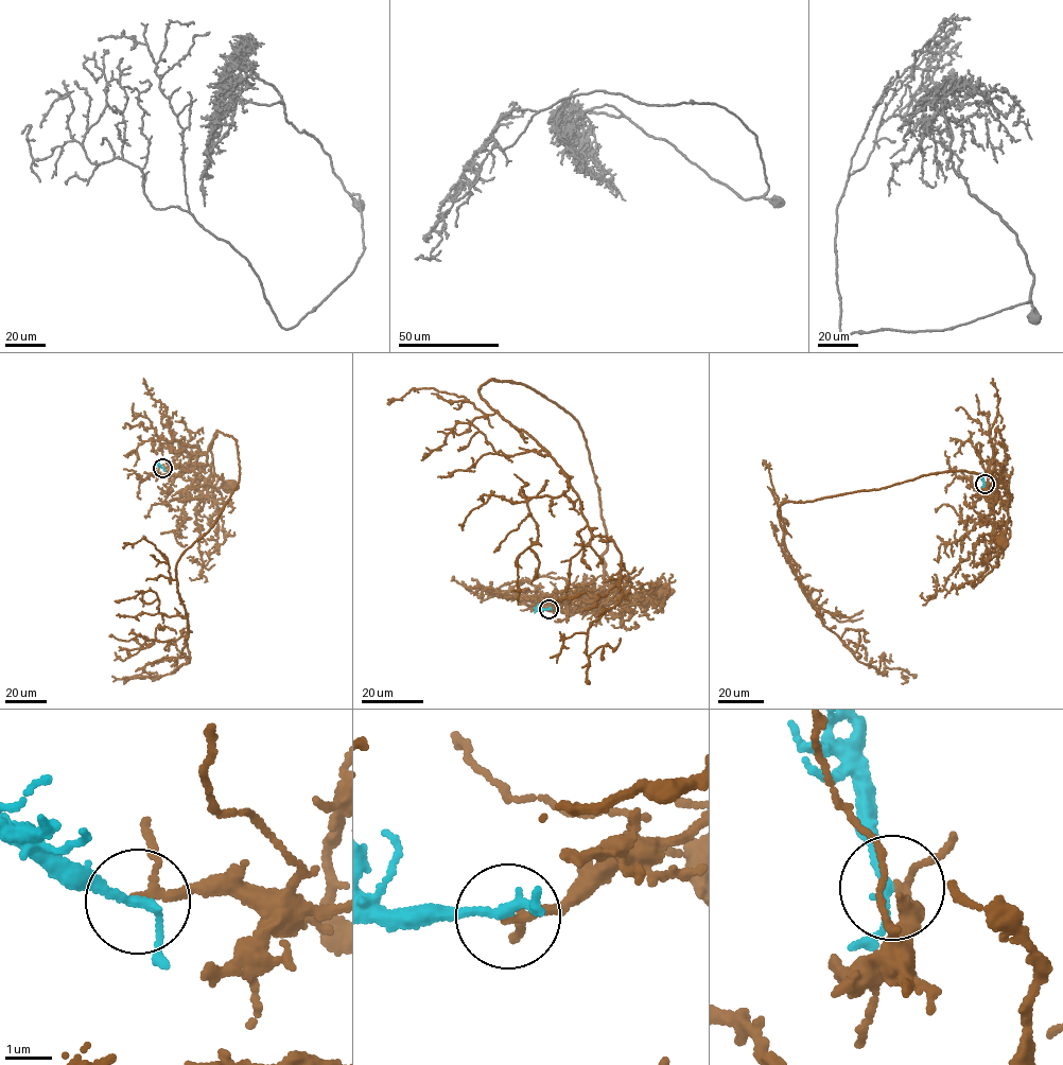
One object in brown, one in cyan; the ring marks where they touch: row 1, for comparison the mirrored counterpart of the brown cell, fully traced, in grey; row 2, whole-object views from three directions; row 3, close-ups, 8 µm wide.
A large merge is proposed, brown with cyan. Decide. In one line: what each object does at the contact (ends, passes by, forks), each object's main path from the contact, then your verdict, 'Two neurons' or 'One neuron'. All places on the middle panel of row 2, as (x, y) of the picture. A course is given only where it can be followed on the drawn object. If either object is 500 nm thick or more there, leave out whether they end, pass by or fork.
At the ring brown passes by. At the ring cyan passes by. Course of brown: (549, 609), (582, 593), (610, 589), (602, 577), (603, 558), (614, 591), (634, 604), (659, 589). Course of cyan: (549, 609), (534, 612). One neuron

